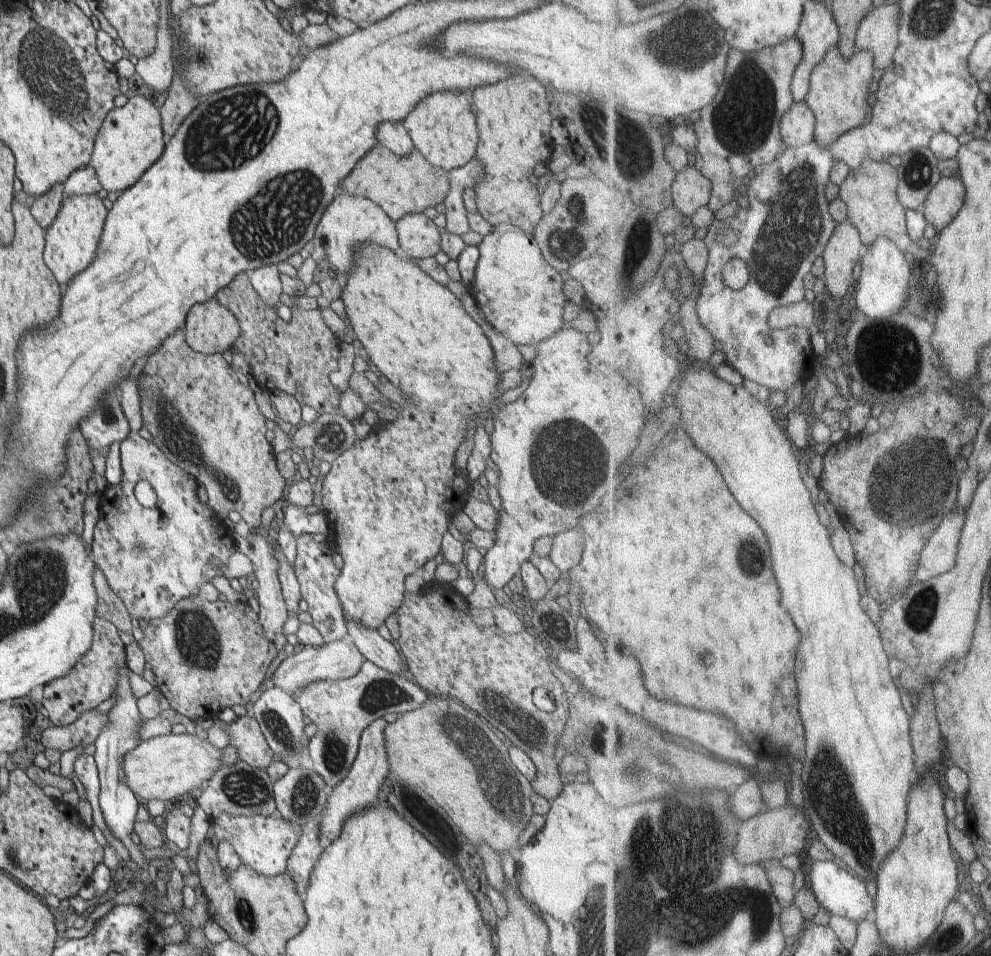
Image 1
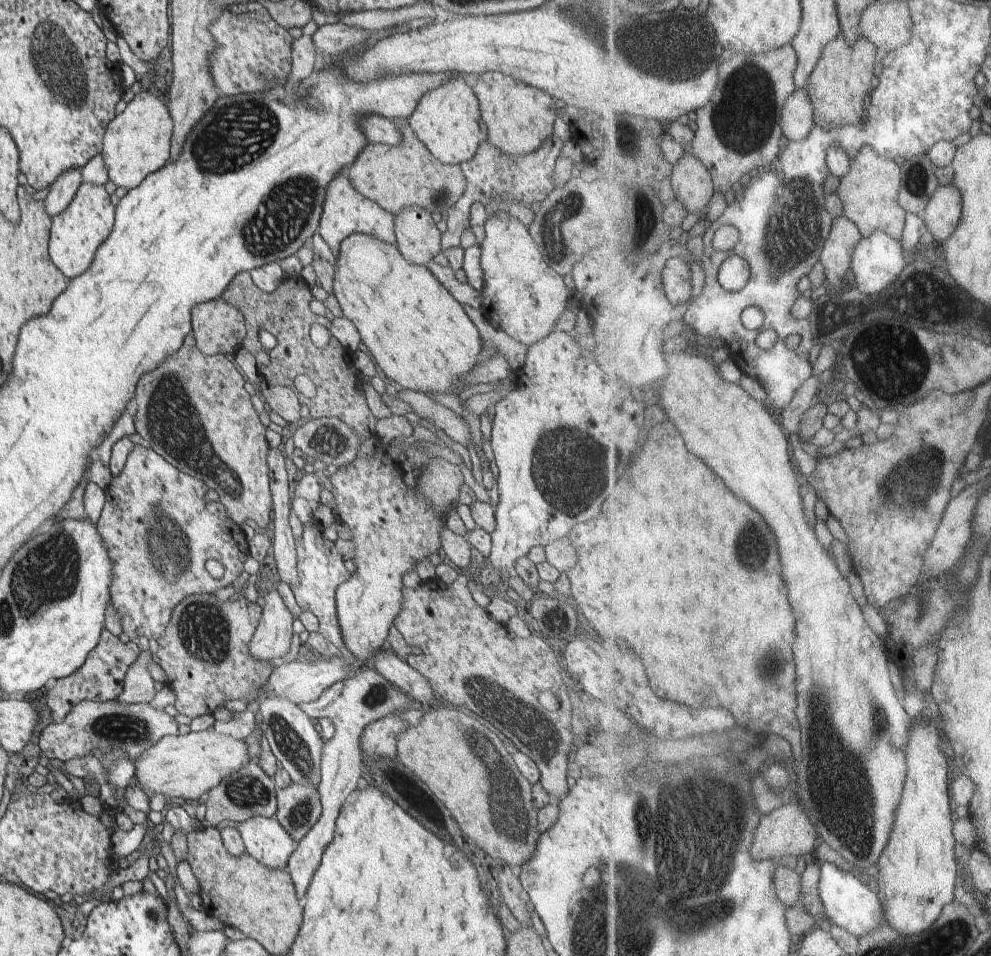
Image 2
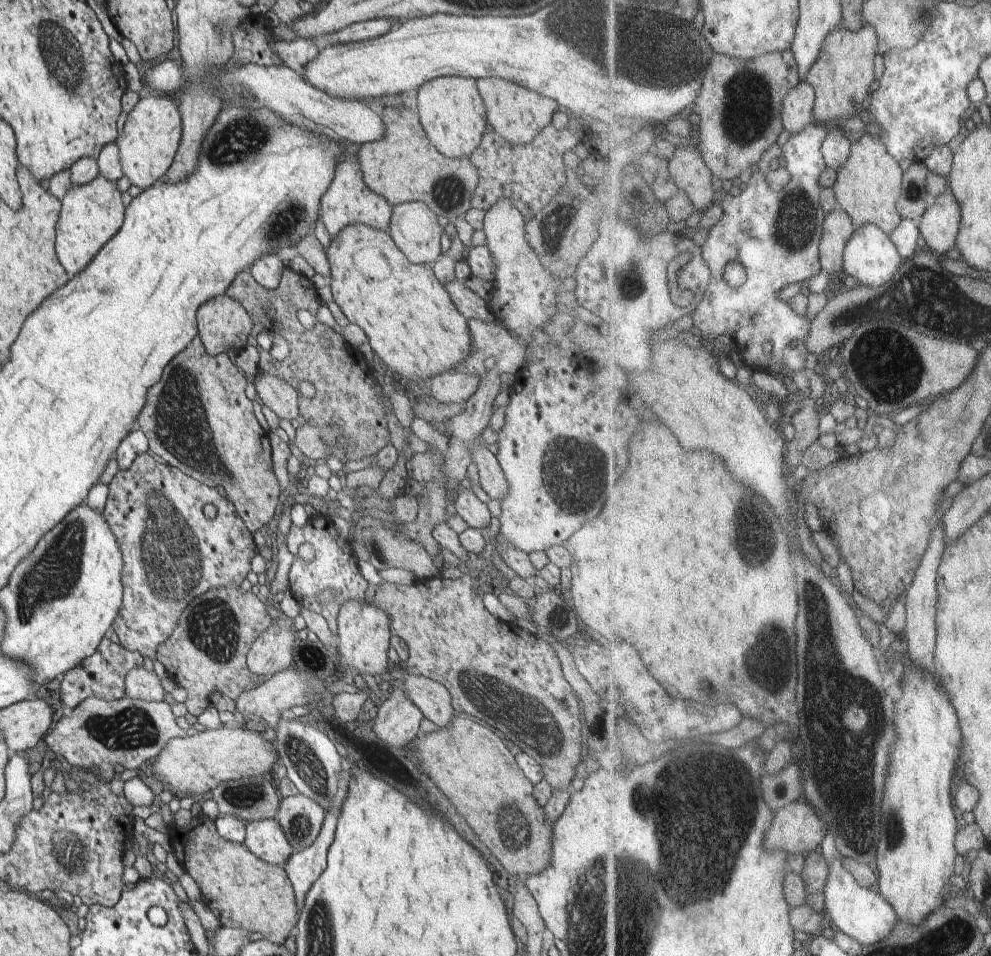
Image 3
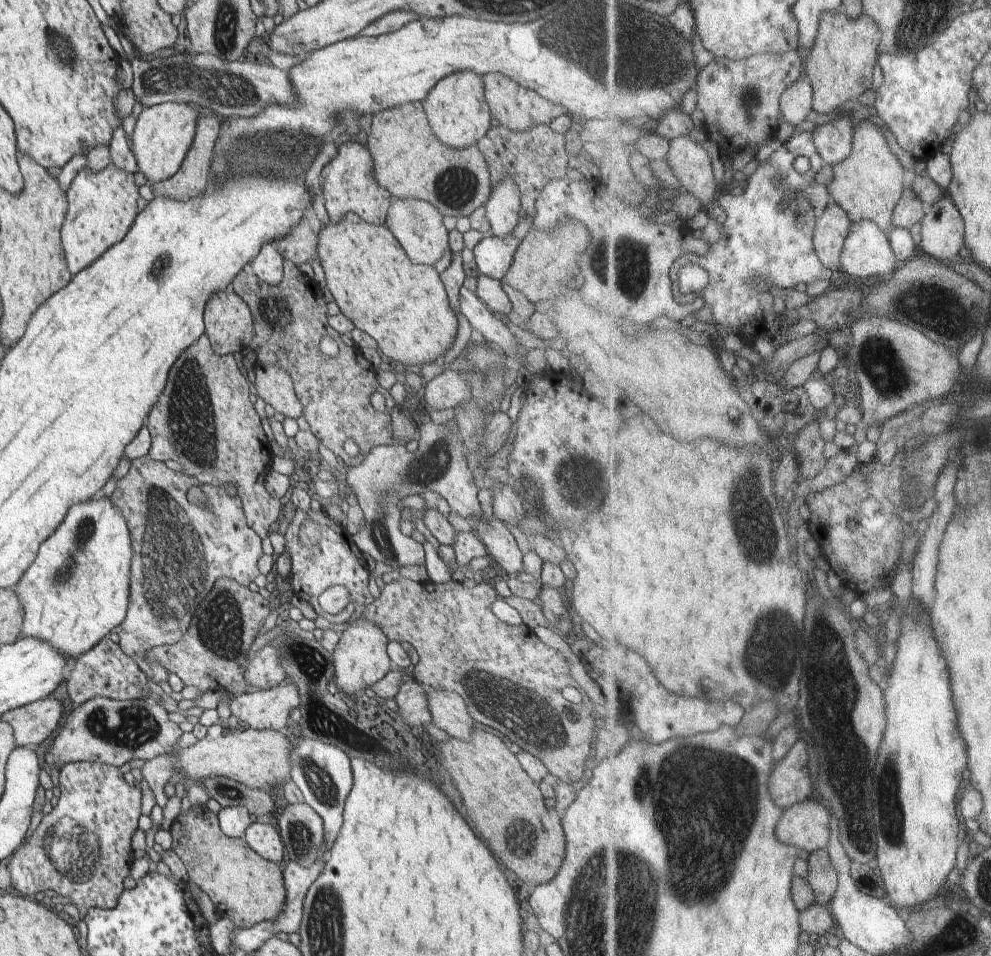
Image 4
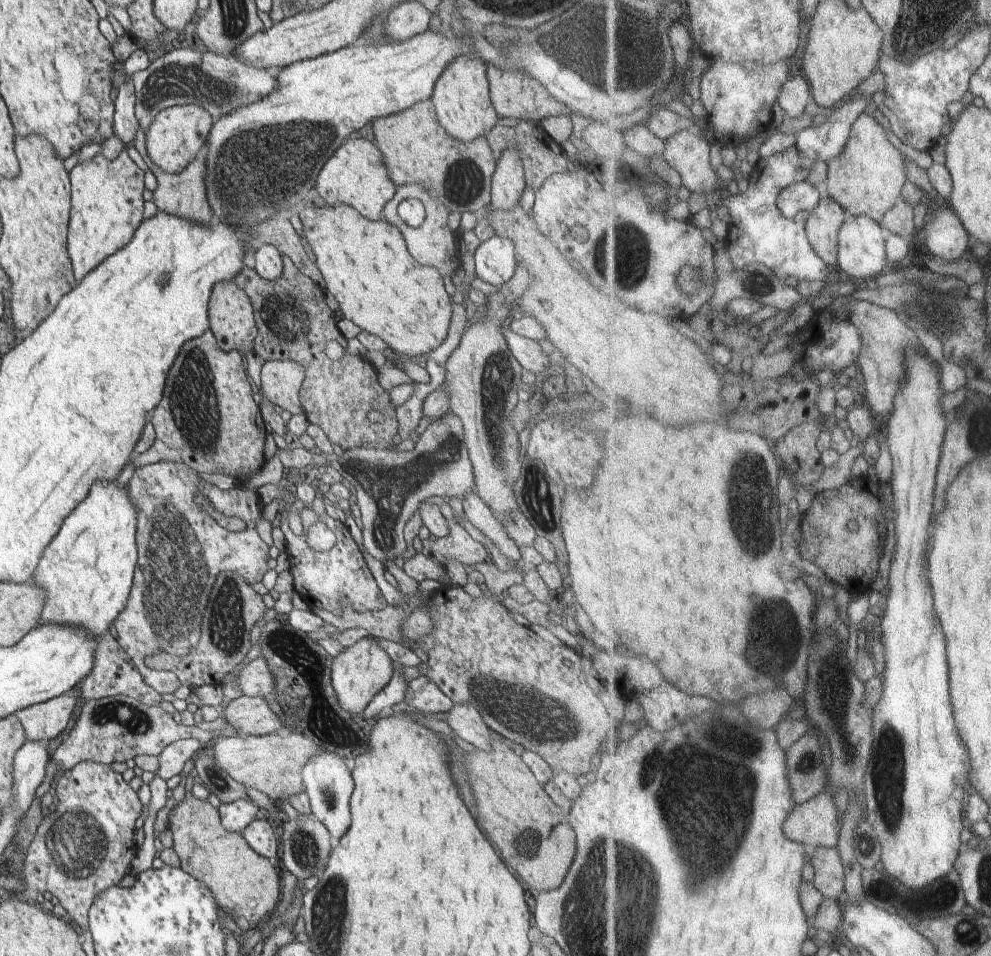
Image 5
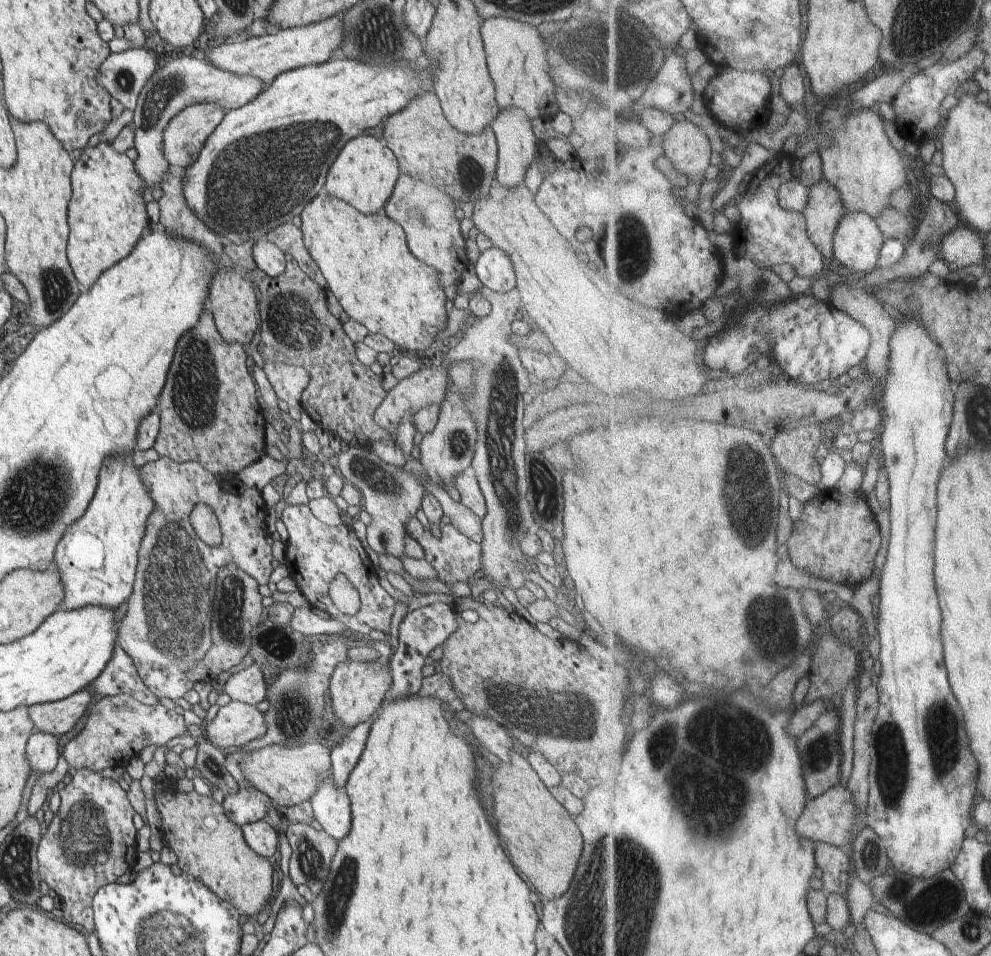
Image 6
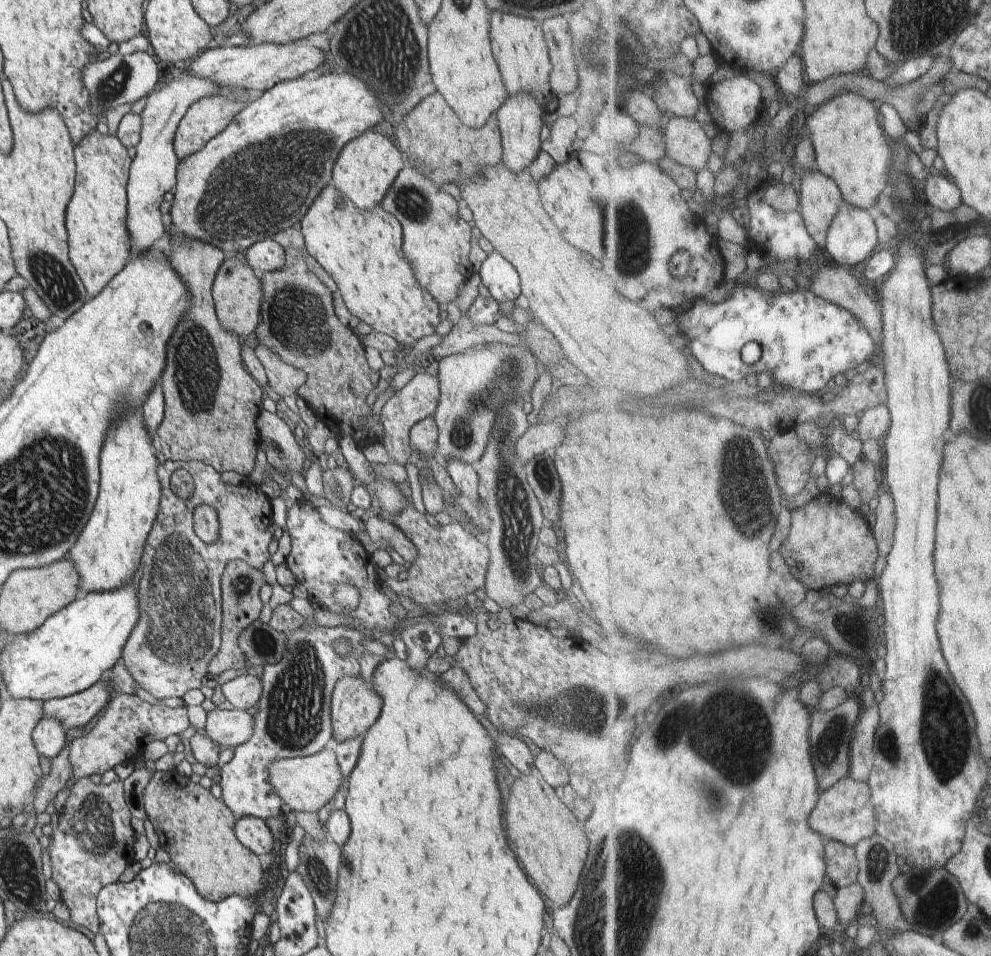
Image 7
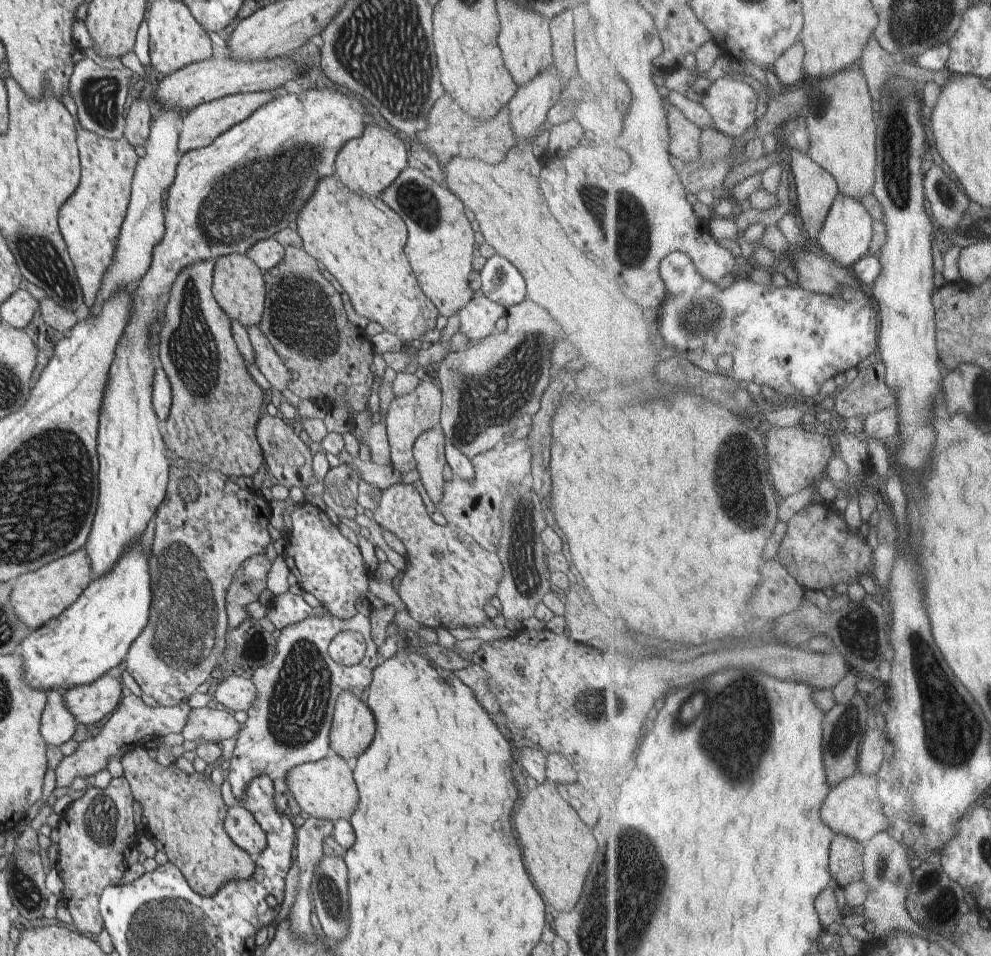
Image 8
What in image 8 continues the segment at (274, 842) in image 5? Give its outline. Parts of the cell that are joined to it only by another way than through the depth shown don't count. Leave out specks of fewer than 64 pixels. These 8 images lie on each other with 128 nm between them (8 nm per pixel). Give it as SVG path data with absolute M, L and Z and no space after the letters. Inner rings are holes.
M241 804L228 808L223 824L224 830L232 842L247 852L253 861L266 848L267 838L258 821Z

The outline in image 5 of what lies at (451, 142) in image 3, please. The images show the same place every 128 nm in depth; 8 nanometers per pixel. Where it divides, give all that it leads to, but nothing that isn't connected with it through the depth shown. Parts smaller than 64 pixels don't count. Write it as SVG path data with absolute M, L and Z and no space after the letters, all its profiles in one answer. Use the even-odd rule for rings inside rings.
M474 53L455 56L454 60L448 63L433 86L431 99L438 122L444 127L444 130L451 137L464 142L476 140L482 135L486 136L489 130L492 130L501 121L490 98L487 66Z

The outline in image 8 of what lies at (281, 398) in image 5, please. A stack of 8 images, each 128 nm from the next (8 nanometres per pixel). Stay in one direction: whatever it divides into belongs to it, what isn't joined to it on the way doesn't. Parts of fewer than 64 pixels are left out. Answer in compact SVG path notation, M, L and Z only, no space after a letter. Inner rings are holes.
M250 325L247 331L250 334L250 342L252 342L254 351L253 360L258 370L274 389L279 391L286 389L288 381L296 374L284 364L266 335L260 330L259 325Z

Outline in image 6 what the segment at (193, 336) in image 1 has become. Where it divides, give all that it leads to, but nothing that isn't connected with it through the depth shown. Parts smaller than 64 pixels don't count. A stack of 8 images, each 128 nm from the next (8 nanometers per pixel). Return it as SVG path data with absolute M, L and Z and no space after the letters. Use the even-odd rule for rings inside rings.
M223 265L213 276L209 286L208 308L212 311L218 332L226 342L239 342L241 345L254 338L258 328L256 294L250 279L244 272L238 272L230 265Z

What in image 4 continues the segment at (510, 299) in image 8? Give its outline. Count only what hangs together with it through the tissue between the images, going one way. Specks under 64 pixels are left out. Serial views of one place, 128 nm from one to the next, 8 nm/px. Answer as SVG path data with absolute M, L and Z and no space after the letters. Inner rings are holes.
M526 214L526 217L517 223L512 233L504 237L492 234L484 236L473 248L479 274L504 281L506 273L512 266L516 248L527 236L532 226L532 219Z

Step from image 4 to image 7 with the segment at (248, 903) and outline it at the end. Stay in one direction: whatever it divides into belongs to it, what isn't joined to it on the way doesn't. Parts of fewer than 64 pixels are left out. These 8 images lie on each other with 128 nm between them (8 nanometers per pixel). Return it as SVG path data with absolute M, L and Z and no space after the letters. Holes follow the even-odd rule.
M175 769L170 771L170 778L164 778L162 771L156 771L143 790L145 811L159 836L161 848L170 855L171 863L192 881L196 890L209 901L221 901L231 894L250 896L260 894L266 888L266 876L260 860L250 852L237 838L233 831L236 816L223 799L218 799L200 783L189 782L184 786L184 776Z

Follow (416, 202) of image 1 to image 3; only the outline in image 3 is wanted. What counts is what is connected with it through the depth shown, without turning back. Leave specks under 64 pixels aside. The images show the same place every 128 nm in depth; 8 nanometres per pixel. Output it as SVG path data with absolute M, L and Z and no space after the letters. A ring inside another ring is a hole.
M387 104L382 111L381 119L385 126L384 136L380 140L365 142L356 155L368 188L388 199L391 206L408 202L408 200L421 200L437 216L447 216L451 222L463 218L471 208L470 200L472 200L474 189L478 186L478 168L470 161L470 157L447 157L434 147L421 124L416 108L411 110L406 104L398 106Z

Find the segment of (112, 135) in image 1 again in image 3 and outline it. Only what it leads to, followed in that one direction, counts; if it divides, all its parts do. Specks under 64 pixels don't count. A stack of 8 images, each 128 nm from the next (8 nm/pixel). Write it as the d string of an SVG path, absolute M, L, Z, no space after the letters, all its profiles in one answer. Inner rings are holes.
M143 93L127 115L122 134L117 134L115 140L119 146L123 173L134 186L146 190L164 178L178 150L182 127L178 104L164 96Z

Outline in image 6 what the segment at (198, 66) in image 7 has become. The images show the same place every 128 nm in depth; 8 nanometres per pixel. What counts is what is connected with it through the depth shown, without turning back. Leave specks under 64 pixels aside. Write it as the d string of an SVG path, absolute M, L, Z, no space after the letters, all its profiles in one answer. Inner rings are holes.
M334 15L325 21L321 20L303 27L280 29L276 33L248 37L240 43L224 43L210 49L205 59L220 70L235 75L253 76L267 86L283 72L330 61L332 52L339 48L343 39L342 15Z

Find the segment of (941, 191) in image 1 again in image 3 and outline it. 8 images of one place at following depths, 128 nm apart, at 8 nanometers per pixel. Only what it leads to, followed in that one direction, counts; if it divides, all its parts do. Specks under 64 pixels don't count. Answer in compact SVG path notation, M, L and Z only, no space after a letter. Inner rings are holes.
M953 192L940 195L937 203L920 221L930 250L942 257L959 246L963 230L963 204Z

